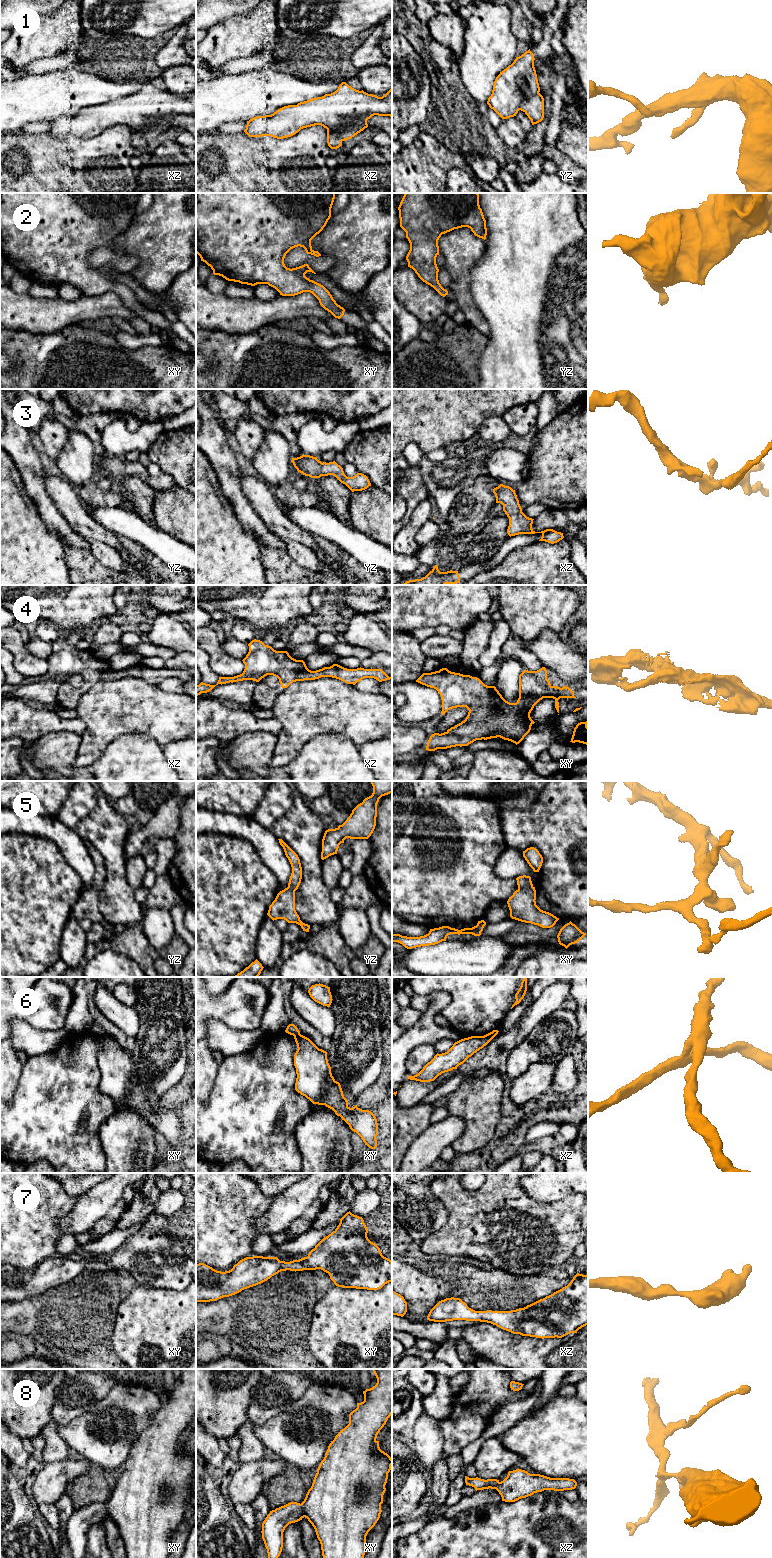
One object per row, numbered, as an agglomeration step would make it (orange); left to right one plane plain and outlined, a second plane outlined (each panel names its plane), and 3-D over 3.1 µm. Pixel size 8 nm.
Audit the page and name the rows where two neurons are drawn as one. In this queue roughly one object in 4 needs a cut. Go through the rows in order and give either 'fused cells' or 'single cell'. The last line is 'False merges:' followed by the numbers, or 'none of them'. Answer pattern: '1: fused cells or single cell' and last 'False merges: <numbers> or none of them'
1: fused cells
2: single cell
3: single cell
4: single cell
5: single cell
6: fused cells
7: single cell
8: single cell
False merges: 1, 6

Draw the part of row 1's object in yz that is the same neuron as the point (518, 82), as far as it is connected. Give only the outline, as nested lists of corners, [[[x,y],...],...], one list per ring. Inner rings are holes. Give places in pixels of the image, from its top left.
[[[529,49],[496,77],[487,104],[502,119],[516,116],[521,103],[540,92],[534,60]]]

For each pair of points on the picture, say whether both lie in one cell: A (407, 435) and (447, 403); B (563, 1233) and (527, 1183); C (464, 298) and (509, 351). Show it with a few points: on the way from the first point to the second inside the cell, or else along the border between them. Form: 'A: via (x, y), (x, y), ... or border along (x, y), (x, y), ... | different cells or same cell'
A: via (417, 425), (437, 405) | same cell
B: border along (521, 1185), (536, 1200), (559, 1201), (562, 1199) | different cells
C: border along (478, 307), (488, 324), (488, 336) | different cells

